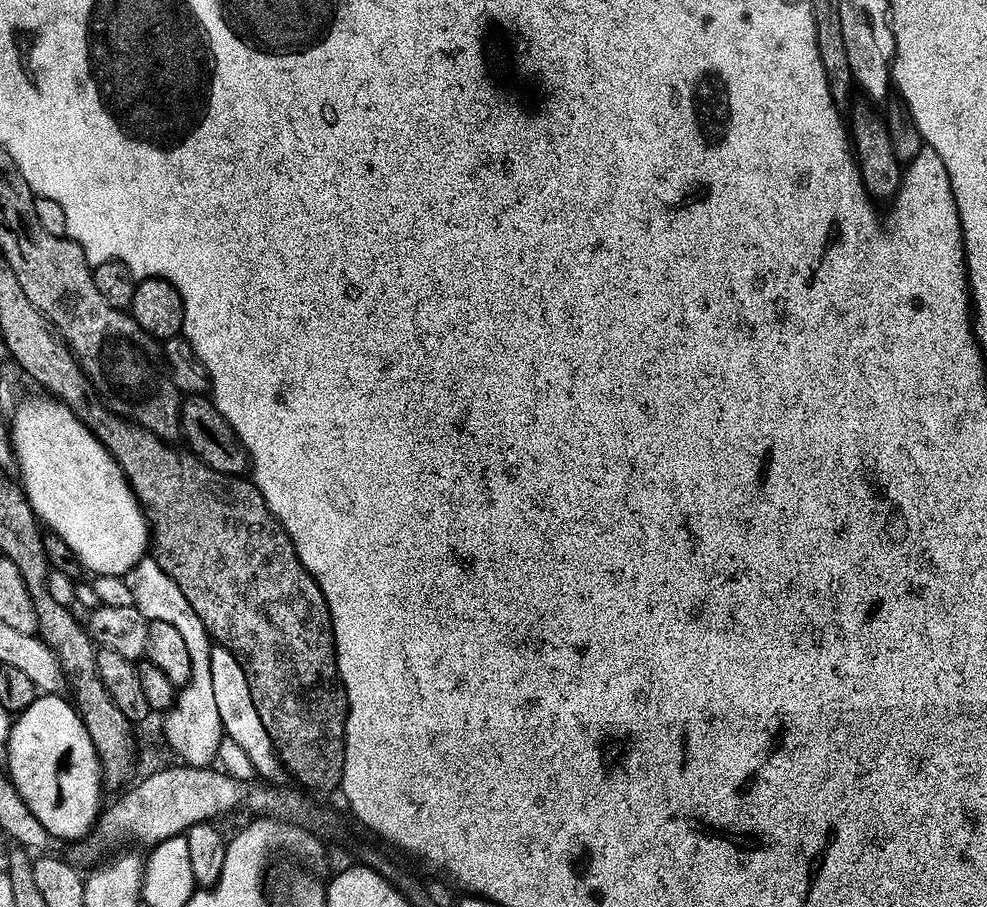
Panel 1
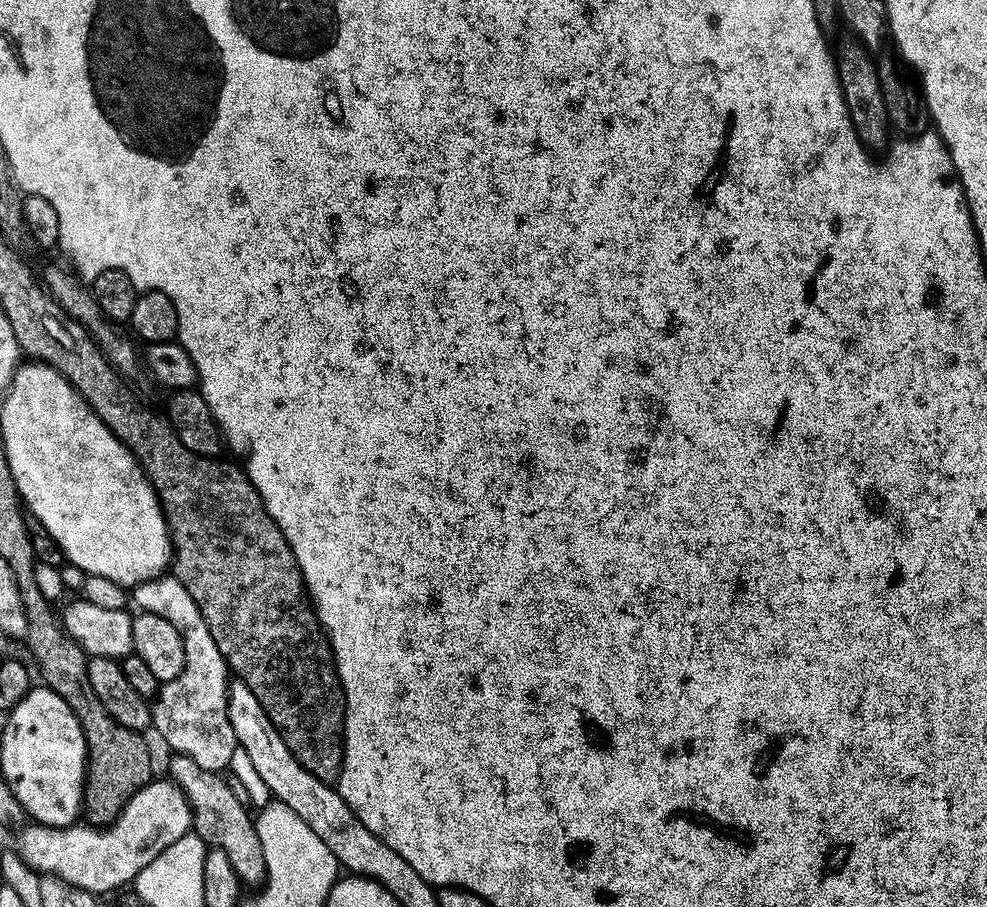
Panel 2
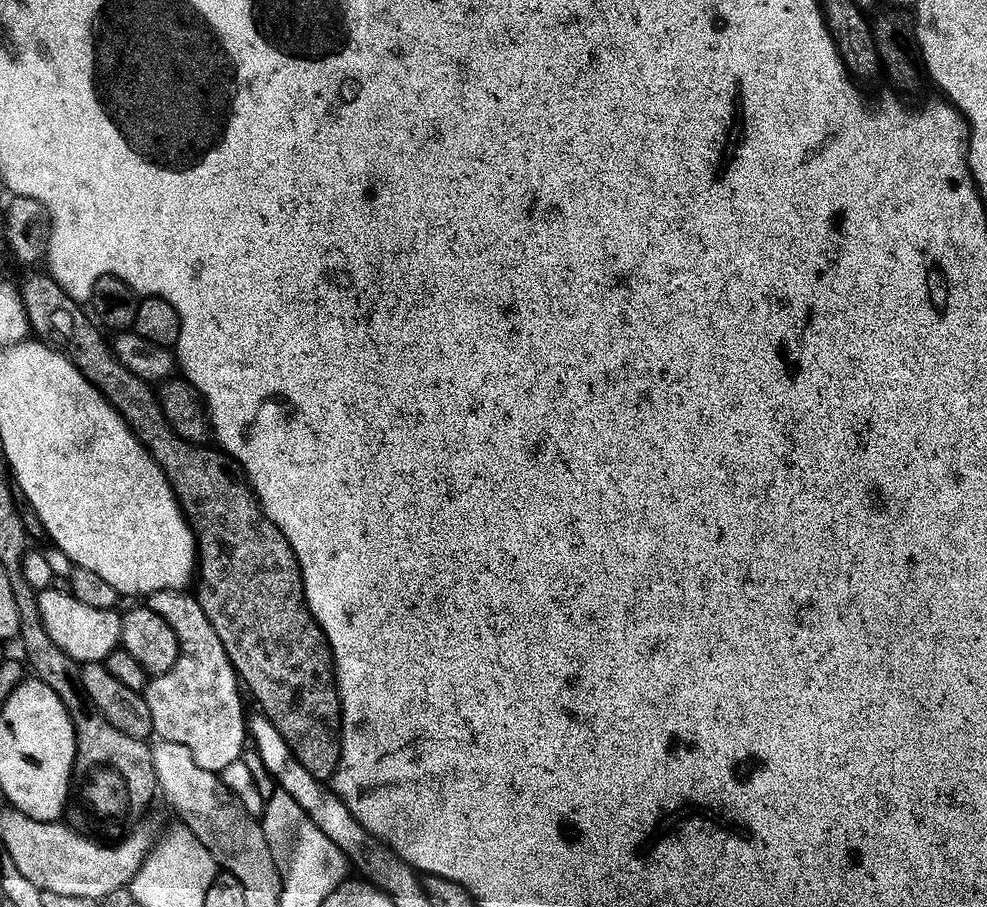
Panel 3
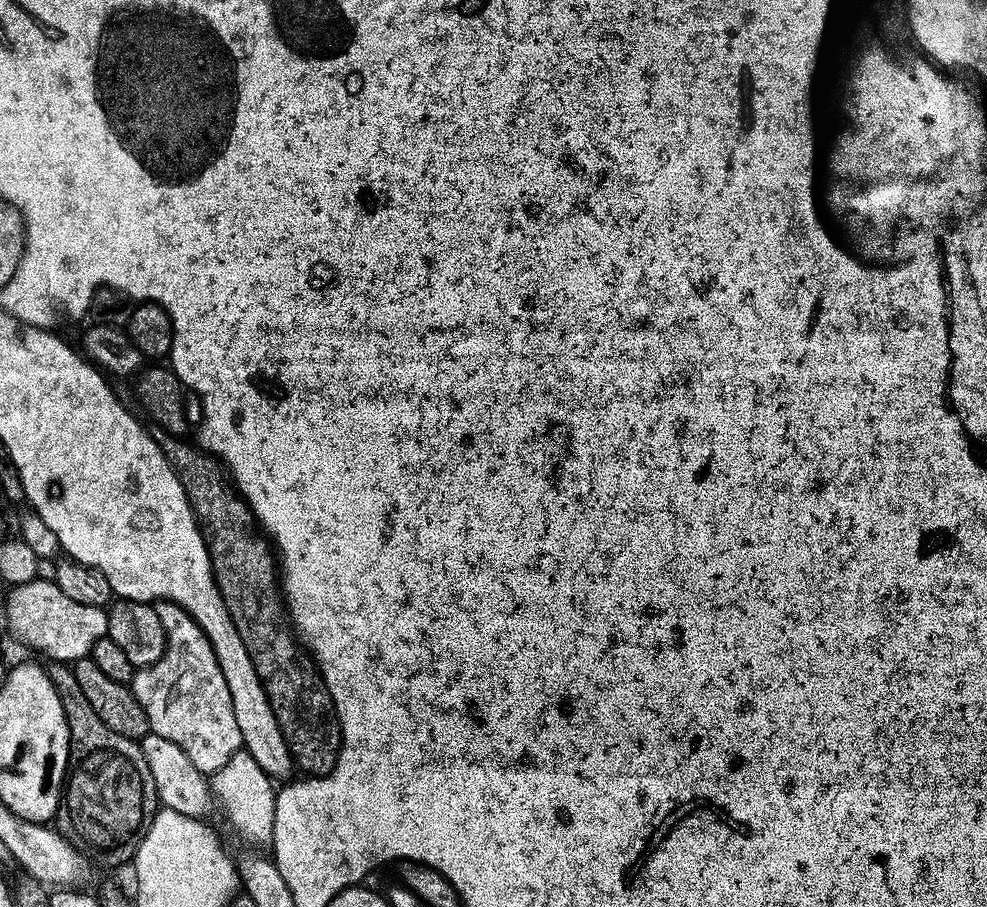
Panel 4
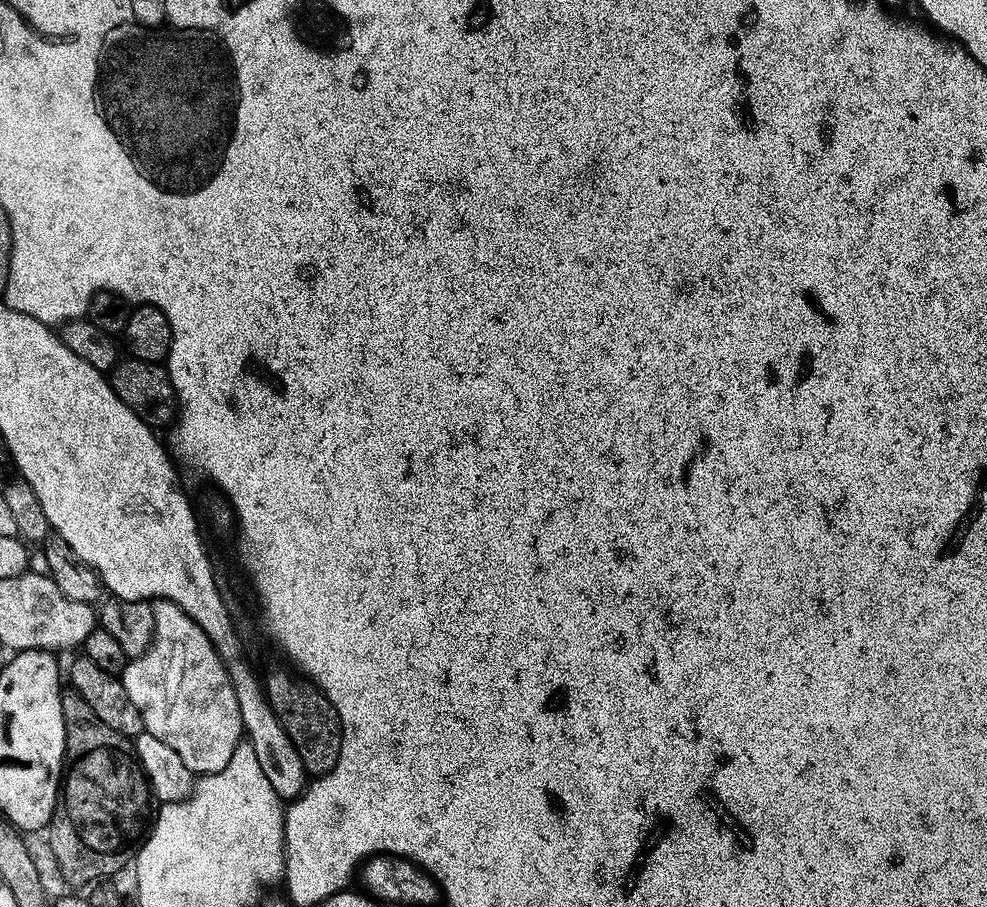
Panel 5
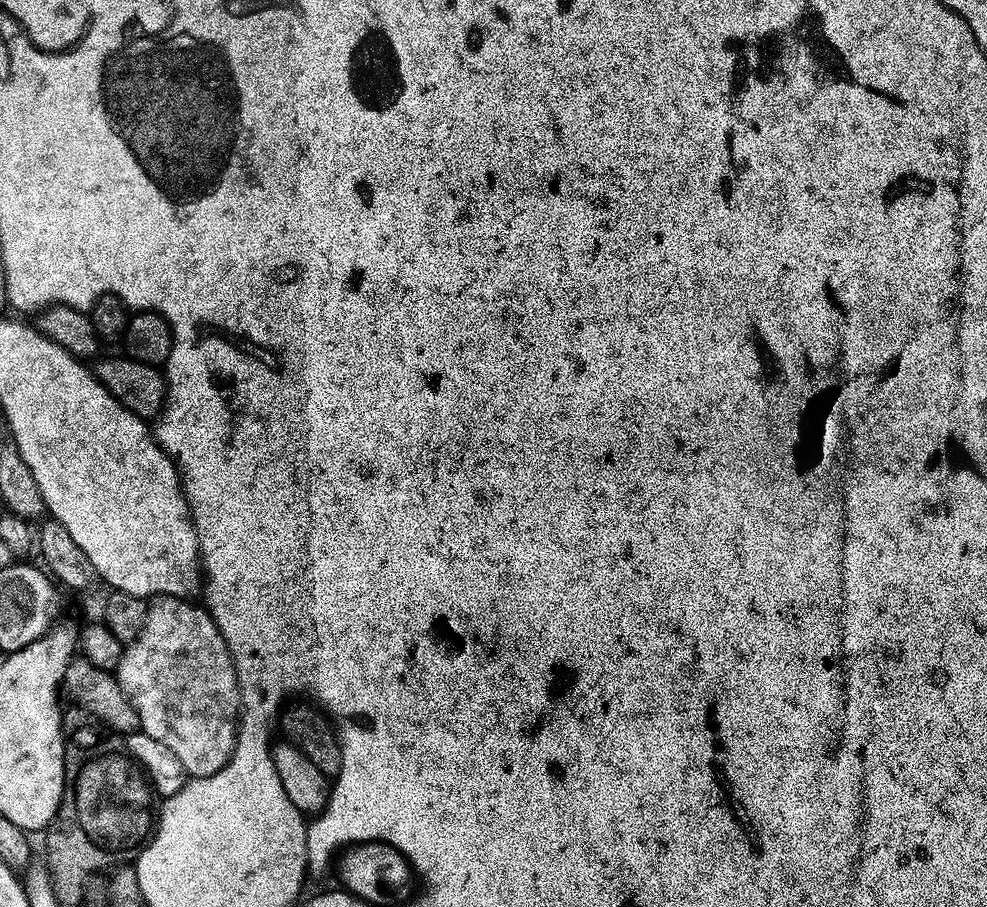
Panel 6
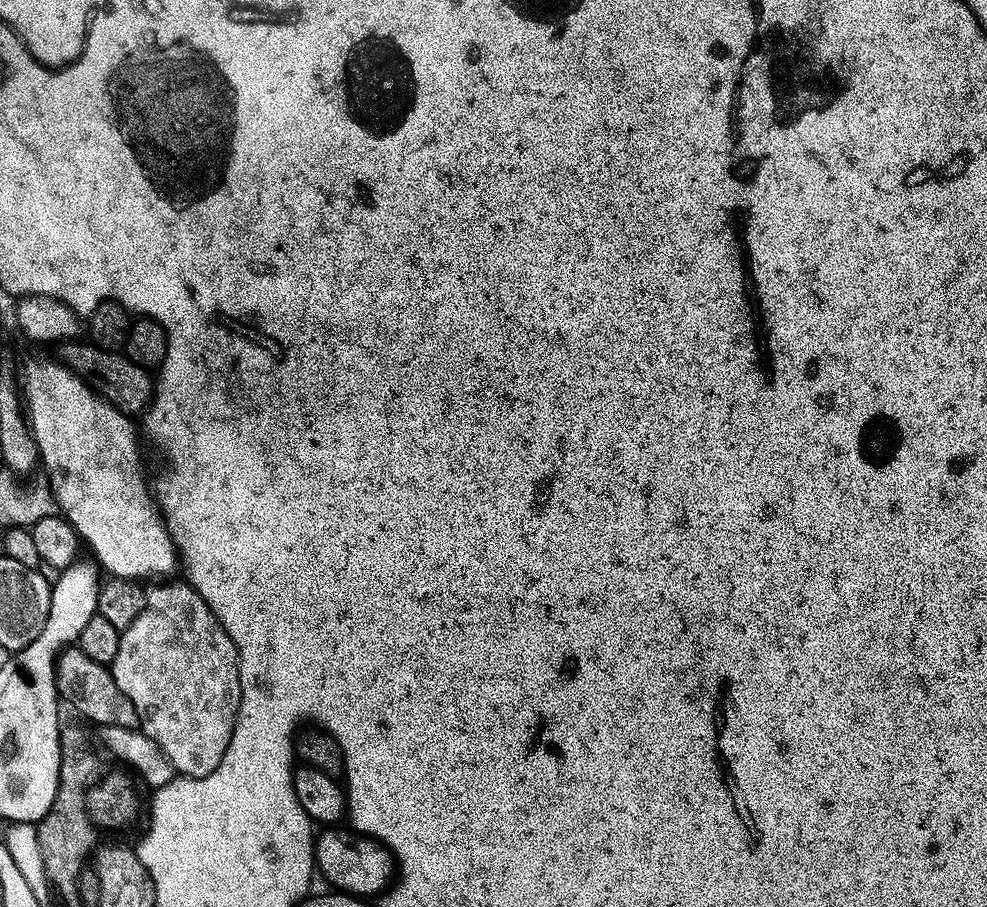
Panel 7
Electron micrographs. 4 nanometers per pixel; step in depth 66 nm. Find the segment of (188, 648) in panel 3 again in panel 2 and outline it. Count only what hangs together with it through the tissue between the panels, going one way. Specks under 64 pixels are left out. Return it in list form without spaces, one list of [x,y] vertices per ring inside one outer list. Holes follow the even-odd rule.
[[[158,574],[153,580],[135,585],[131,589],[130,600],[133,605],[137,604],[135,607],[139,611],[166,618],[166,622],[182,634],[182,646],[186,650],[182,674],[161,684],[158,699],[152,704],[154,732],[173,748],[173,753],[194,758],[194,762],[206,770],[223,773],[231,765],[238,745],[234,726],[230,726],[228,717],[230,669],[218,650],[218,642],[214,642],[210,634],[210,626],[206,626],[186,586],[171,574]]]

